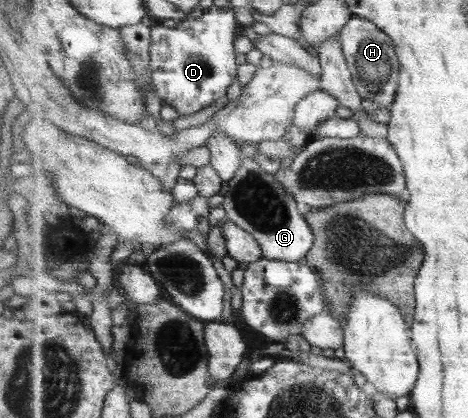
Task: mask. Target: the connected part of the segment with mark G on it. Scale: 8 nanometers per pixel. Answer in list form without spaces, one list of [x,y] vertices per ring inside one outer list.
[[[245,158],[227,187],[220,214],[253,235],[261,244],[265,258],[288,262],[305,260],[314,244],[312,227],[300,212],[297,200],[277,181],[276,174],[267,174],[259,163]]]

